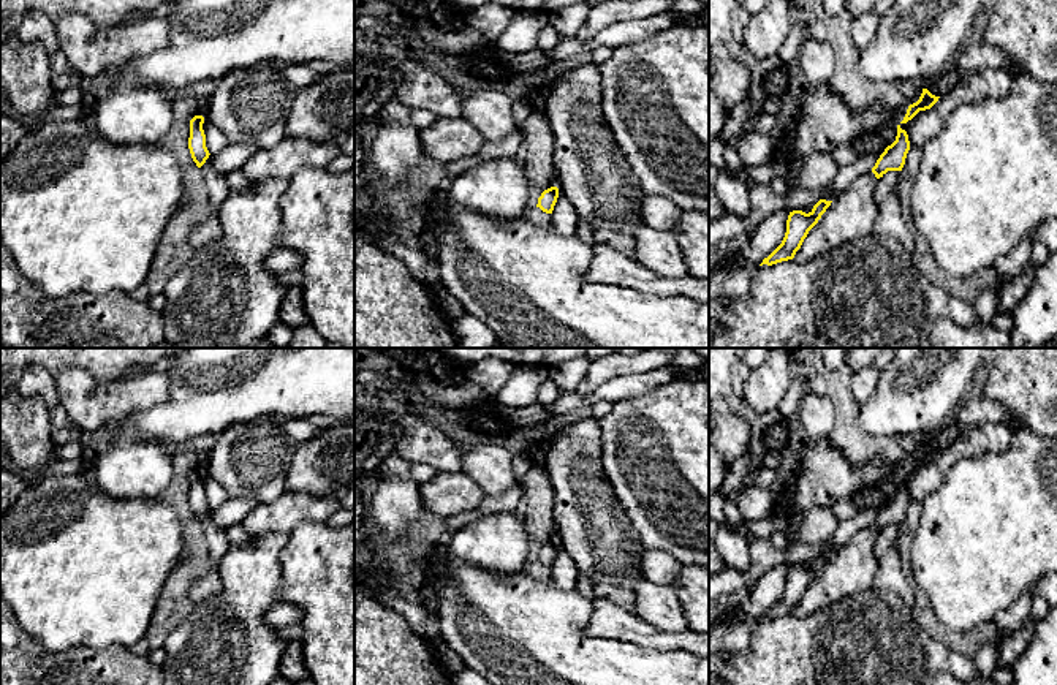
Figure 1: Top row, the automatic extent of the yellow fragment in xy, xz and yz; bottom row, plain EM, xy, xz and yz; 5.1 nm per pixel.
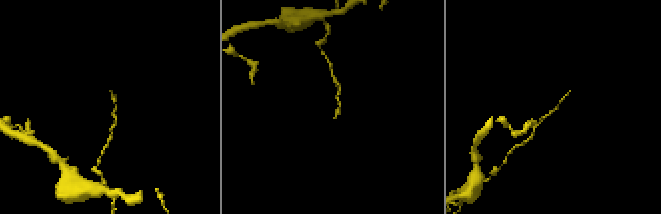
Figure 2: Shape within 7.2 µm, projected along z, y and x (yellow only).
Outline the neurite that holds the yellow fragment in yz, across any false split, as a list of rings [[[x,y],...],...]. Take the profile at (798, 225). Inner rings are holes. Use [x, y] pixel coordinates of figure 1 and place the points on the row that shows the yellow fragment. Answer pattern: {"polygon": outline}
{"polygon": [[[820,199],[809,214],[802,210],[790,212],[786,220],[786,233],[782,244],[767,258],[764,258],[760,266],[772,266],[793,259],[809,231],[818,223],[831,202],[832,201]]]}

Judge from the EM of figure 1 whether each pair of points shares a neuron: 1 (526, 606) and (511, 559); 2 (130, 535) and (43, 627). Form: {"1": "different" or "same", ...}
{"1": "different", "2": "same"}

